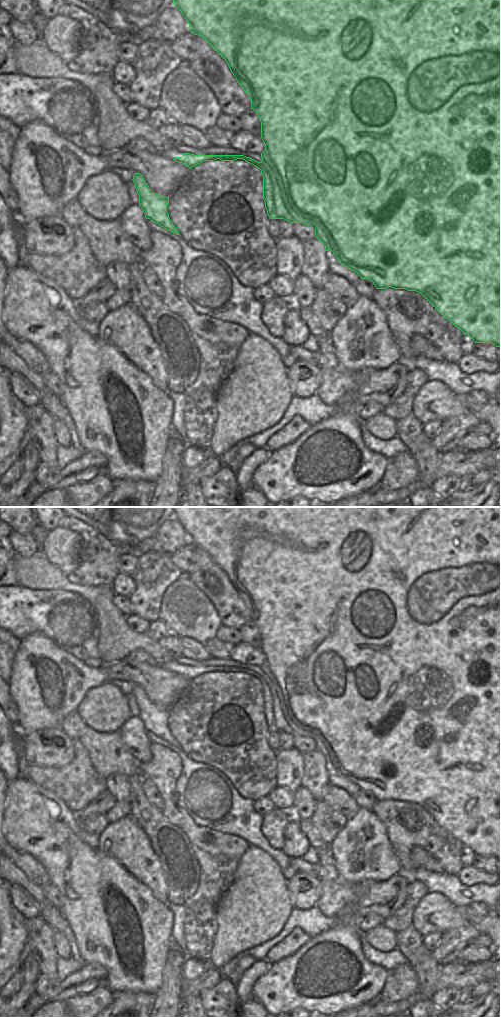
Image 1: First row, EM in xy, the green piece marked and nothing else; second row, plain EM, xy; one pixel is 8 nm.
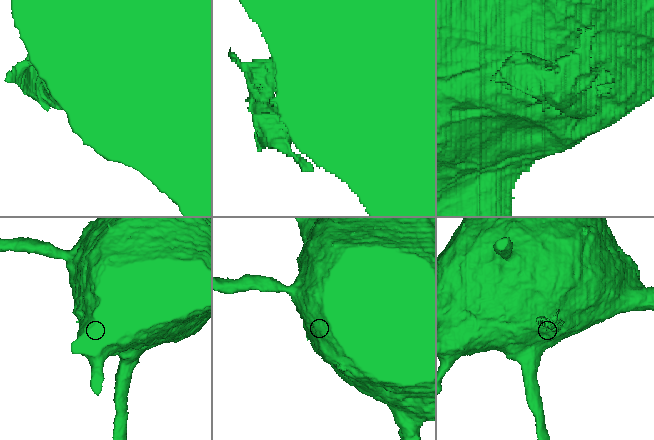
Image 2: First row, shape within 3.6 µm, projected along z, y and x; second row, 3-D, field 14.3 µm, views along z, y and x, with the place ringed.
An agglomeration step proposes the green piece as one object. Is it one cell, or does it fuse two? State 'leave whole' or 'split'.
split

